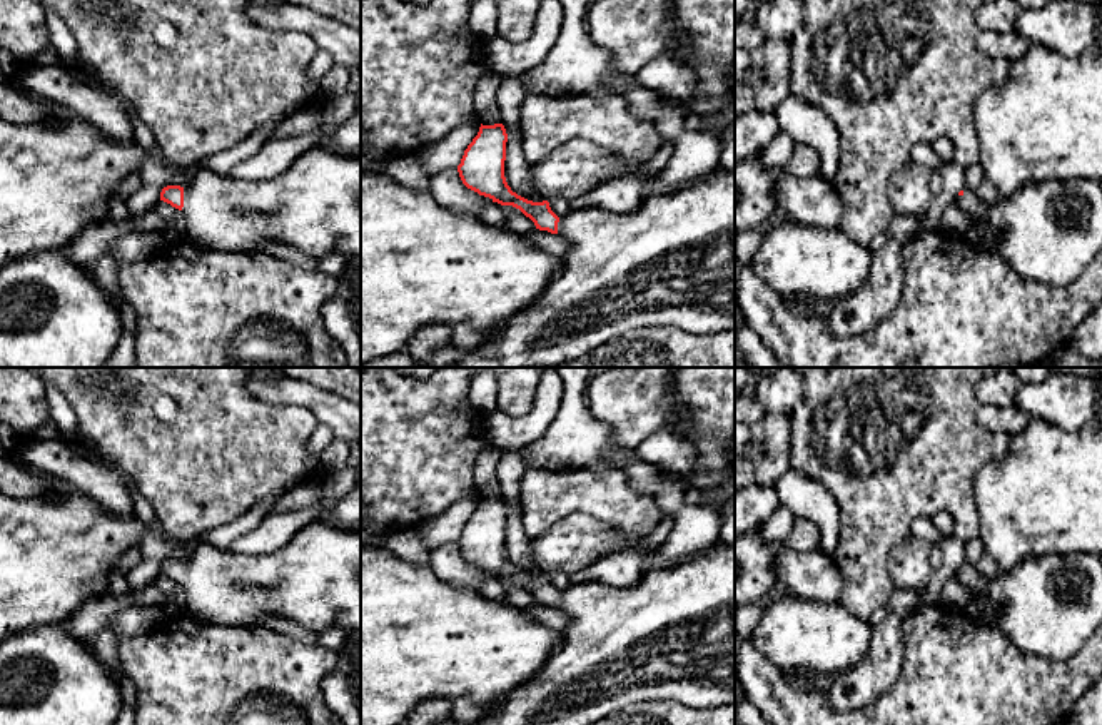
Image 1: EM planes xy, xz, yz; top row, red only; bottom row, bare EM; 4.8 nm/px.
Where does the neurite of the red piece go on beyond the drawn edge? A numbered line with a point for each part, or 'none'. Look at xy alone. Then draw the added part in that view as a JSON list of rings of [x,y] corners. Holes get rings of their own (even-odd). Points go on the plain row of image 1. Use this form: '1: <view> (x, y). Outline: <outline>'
1: xy (314, 578). Outline: [[[316,521],[277,551],[239,555],[200,543],[184,561],[184,613],[219,626],[264,626],[267,615],[301,623],[311,631],[361,631],[361,531]]]

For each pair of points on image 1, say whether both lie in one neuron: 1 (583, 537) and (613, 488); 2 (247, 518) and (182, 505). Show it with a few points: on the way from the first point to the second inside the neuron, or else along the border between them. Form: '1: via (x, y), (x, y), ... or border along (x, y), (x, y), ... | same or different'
1: border along (555, 523), (573, 515), (590, 515), (628, 537) | different
2: border along (272, 495), (259, 500), (232, 520), (202, 532) | different

